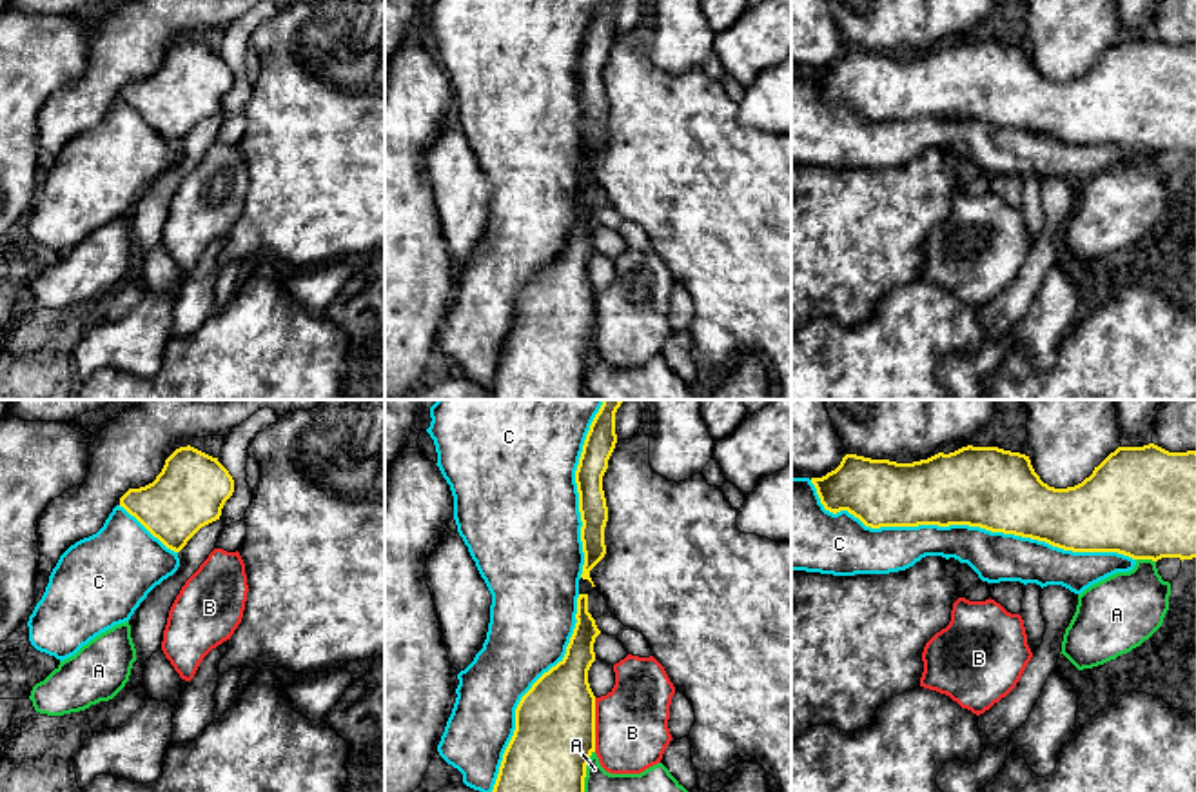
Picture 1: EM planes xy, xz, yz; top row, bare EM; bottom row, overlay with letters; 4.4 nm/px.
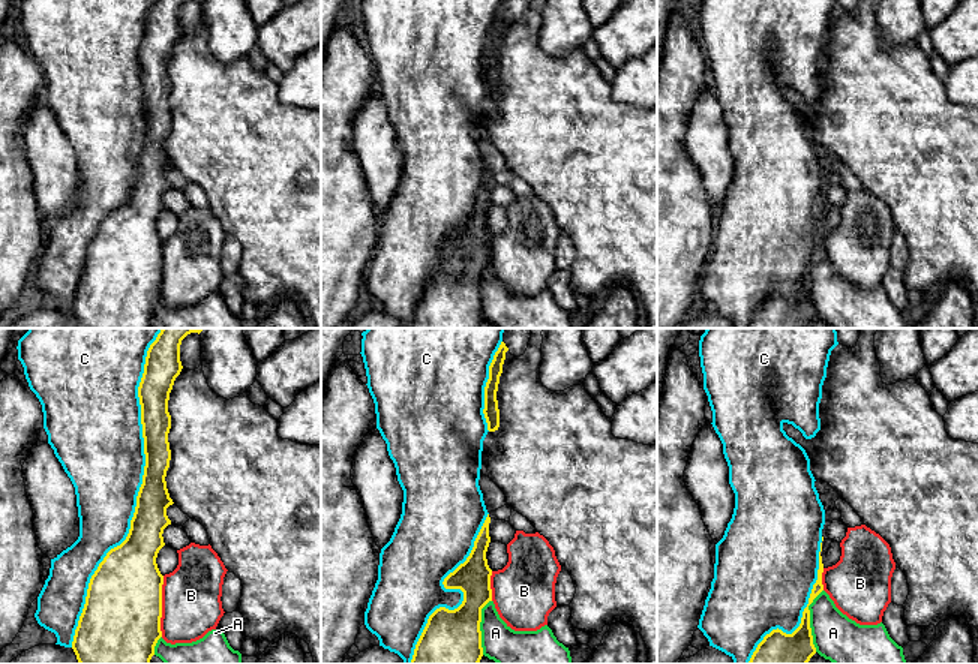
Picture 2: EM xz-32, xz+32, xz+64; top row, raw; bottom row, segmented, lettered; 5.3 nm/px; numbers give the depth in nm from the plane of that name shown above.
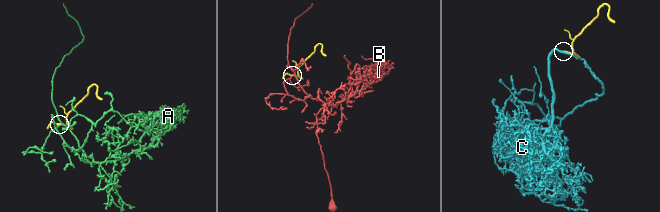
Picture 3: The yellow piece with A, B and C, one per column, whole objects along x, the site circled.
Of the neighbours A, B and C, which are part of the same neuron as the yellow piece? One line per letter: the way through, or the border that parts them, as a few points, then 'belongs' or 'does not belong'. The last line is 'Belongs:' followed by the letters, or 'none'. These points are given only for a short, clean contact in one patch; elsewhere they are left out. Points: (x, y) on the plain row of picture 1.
A: border along xz (594, 344), (587, 358), (585, 389); does not belong
B: does not belong
C: belongs
Belongs: C

